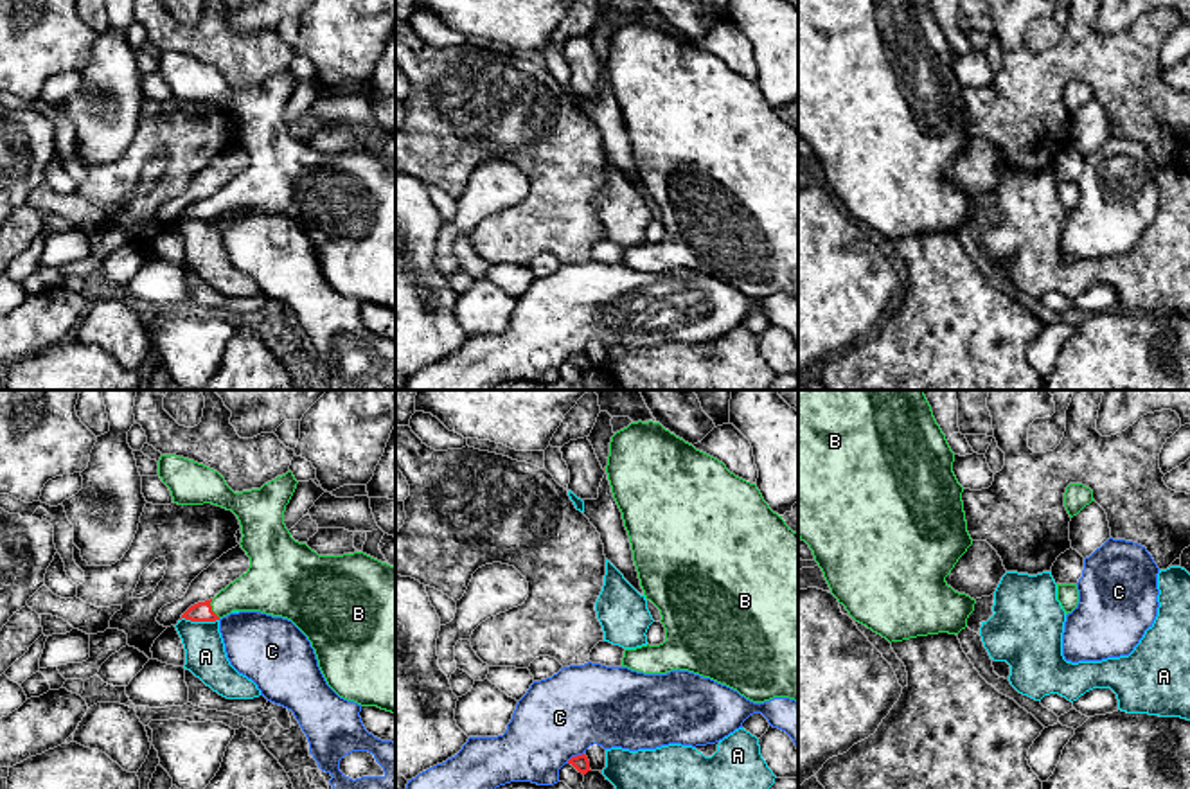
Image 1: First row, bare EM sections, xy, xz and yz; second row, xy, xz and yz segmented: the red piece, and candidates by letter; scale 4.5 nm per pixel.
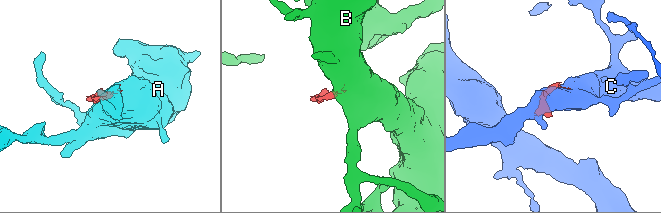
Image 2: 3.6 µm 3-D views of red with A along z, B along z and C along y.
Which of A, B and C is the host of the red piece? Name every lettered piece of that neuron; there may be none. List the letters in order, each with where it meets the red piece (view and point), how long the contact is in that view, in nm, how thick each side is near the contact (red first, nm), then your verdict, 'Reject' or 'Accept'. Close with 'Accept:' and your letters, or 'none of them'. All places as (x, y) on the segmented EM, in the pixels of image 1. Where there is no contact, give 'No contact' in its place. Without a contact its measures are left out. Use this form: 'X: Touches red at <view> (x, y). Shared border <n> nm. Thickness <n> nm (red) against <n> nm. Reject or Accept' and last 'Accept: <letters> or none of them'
A: Touches red at xy (200, 620). Shared border 180 nm. Thickness 90 nm (red) against 180 nm. Reject
B: Touches red at xy (211, 608). Shared border 100 nm. Thickness 90 nm (red) against 220 nm. Accept
C: Touches red at xz (574, 757). Shared border 90 nm. Thickness 70 nm (red) against 360 nm. Reject
Accept: B

